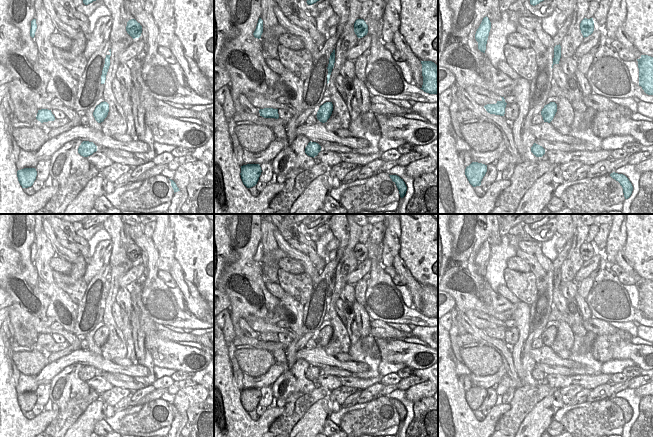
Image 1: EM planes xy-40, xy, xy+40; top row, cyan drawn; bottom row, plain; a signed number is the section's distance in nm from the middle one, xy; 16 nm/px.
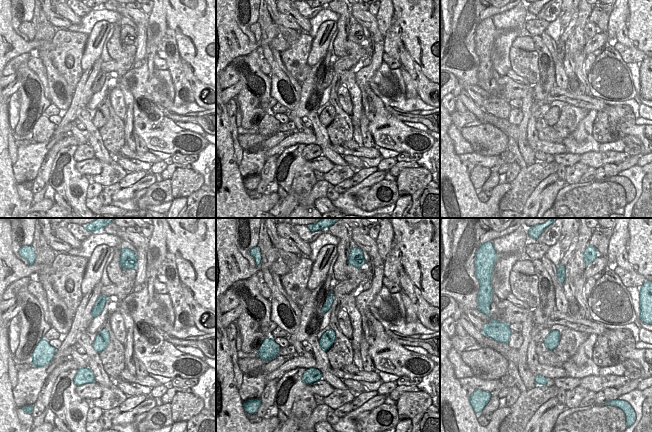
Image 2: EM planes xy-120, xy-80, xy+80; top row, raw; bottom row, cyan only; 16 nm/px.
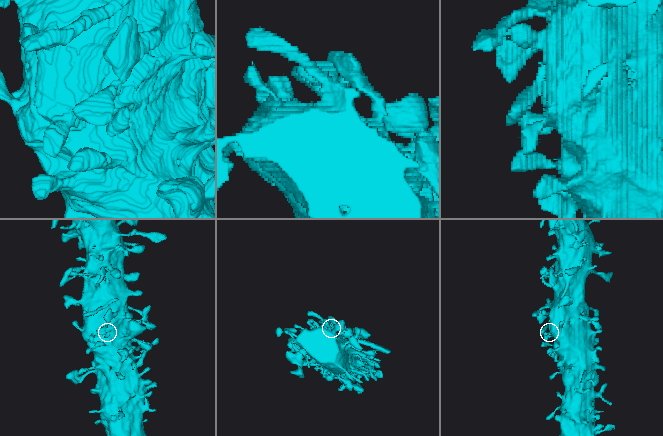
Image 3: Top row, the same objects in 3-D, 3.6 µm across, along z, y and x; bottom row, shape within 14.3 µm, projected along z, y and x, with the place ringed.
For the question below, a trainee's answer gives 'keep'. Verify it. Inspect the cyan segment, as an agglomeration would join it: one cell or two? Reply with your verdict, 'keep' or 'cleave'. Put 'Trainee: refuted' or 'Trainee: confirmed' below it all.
keep
Trainee: confirmed

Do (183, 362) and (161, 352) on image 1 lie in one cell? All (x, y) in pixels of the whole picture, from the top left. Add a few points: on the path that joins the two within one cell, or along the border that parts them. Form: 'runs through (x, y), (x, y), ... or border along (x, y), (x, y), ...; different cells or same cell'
runs through (178, 357), (166, 353); same cell

